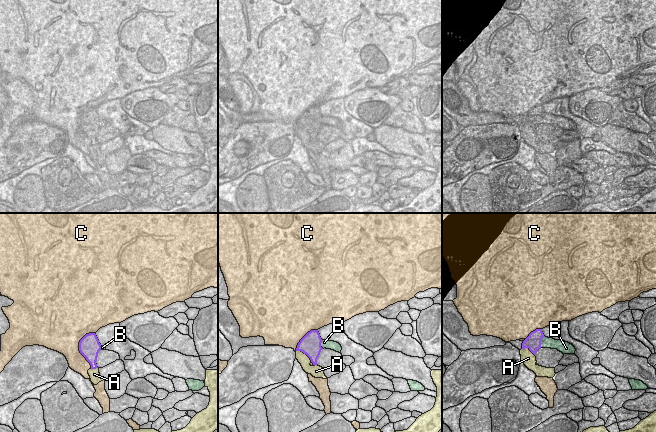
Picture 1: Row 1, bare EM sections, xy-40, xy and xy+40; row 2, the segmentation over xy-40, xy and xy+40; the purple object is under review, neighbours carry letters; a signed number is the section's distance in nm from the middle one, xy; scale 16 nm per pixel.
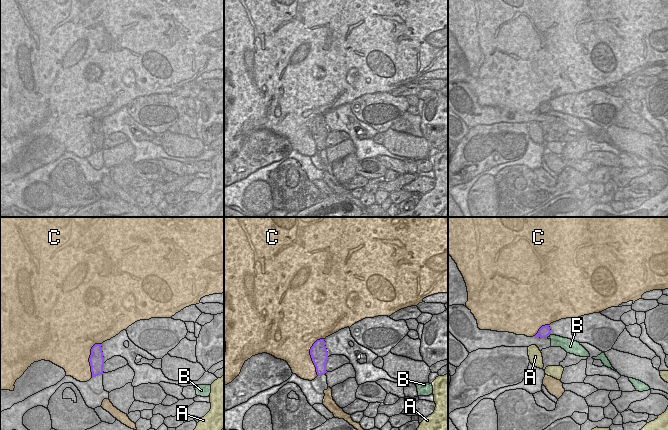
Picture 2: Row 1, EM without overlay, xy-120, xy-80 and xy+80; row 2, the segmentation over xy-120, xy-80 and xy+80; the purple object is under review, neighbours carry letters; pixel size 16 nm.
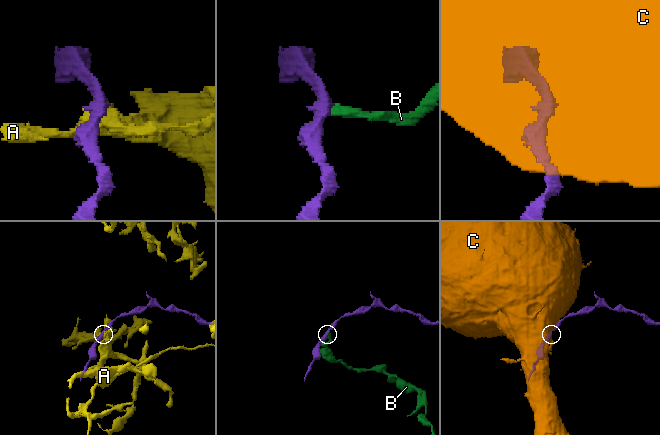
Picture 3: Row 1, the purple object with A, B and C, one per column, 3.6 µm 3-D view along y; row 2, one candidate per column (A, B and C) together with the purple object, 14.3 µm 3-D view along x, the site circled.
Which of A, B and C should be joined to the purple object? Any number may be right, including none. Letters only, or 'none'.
none

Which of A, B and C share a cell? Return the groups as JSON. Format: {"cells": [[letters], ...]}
{"cells": [["A"], ["B"], ["C"]]}

